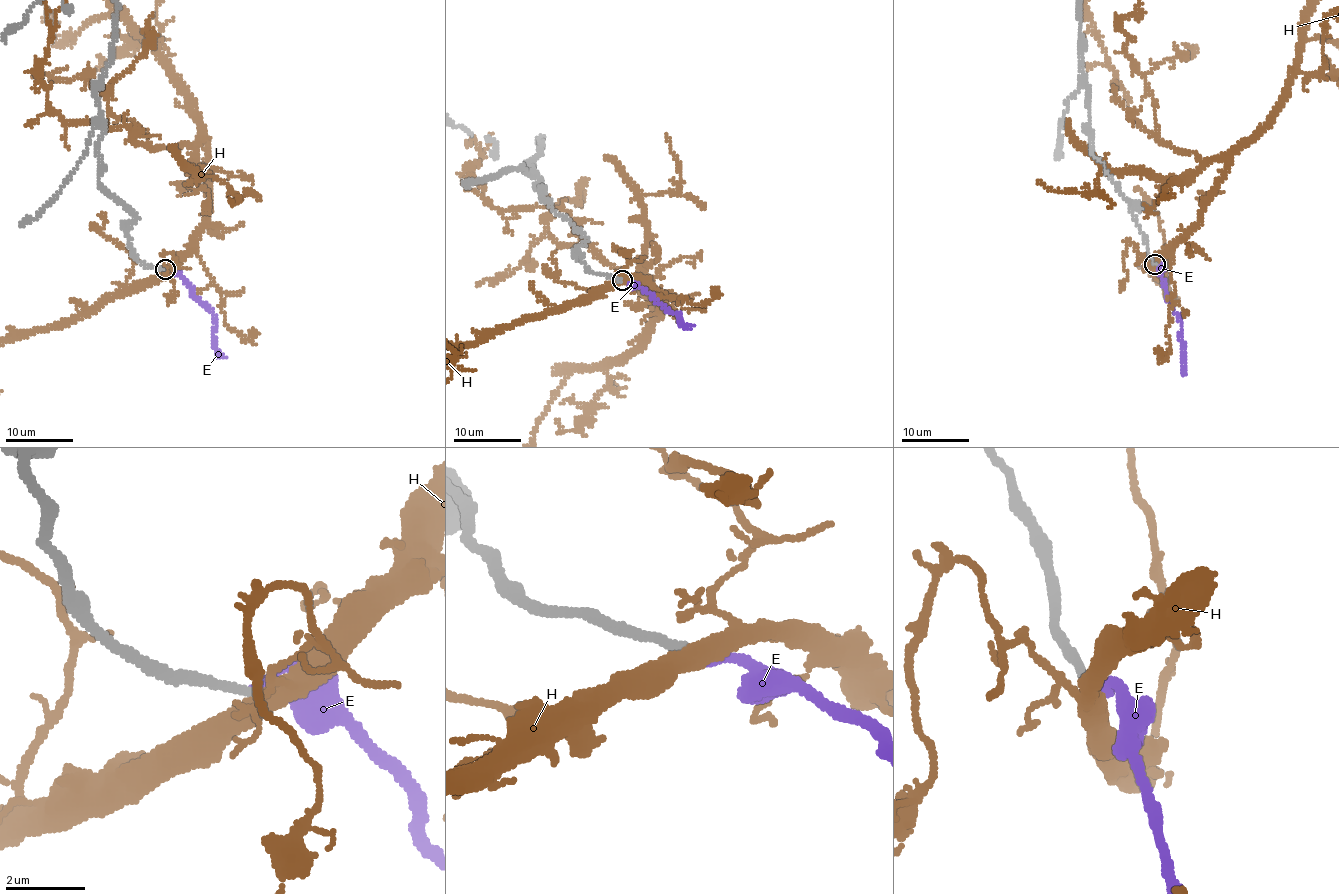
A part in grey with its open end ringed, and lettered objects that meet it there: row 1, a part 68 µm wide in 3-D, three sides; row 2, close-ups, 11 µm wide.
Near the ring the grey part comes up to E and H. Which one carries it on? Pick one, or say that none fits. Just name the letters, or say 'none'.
E

